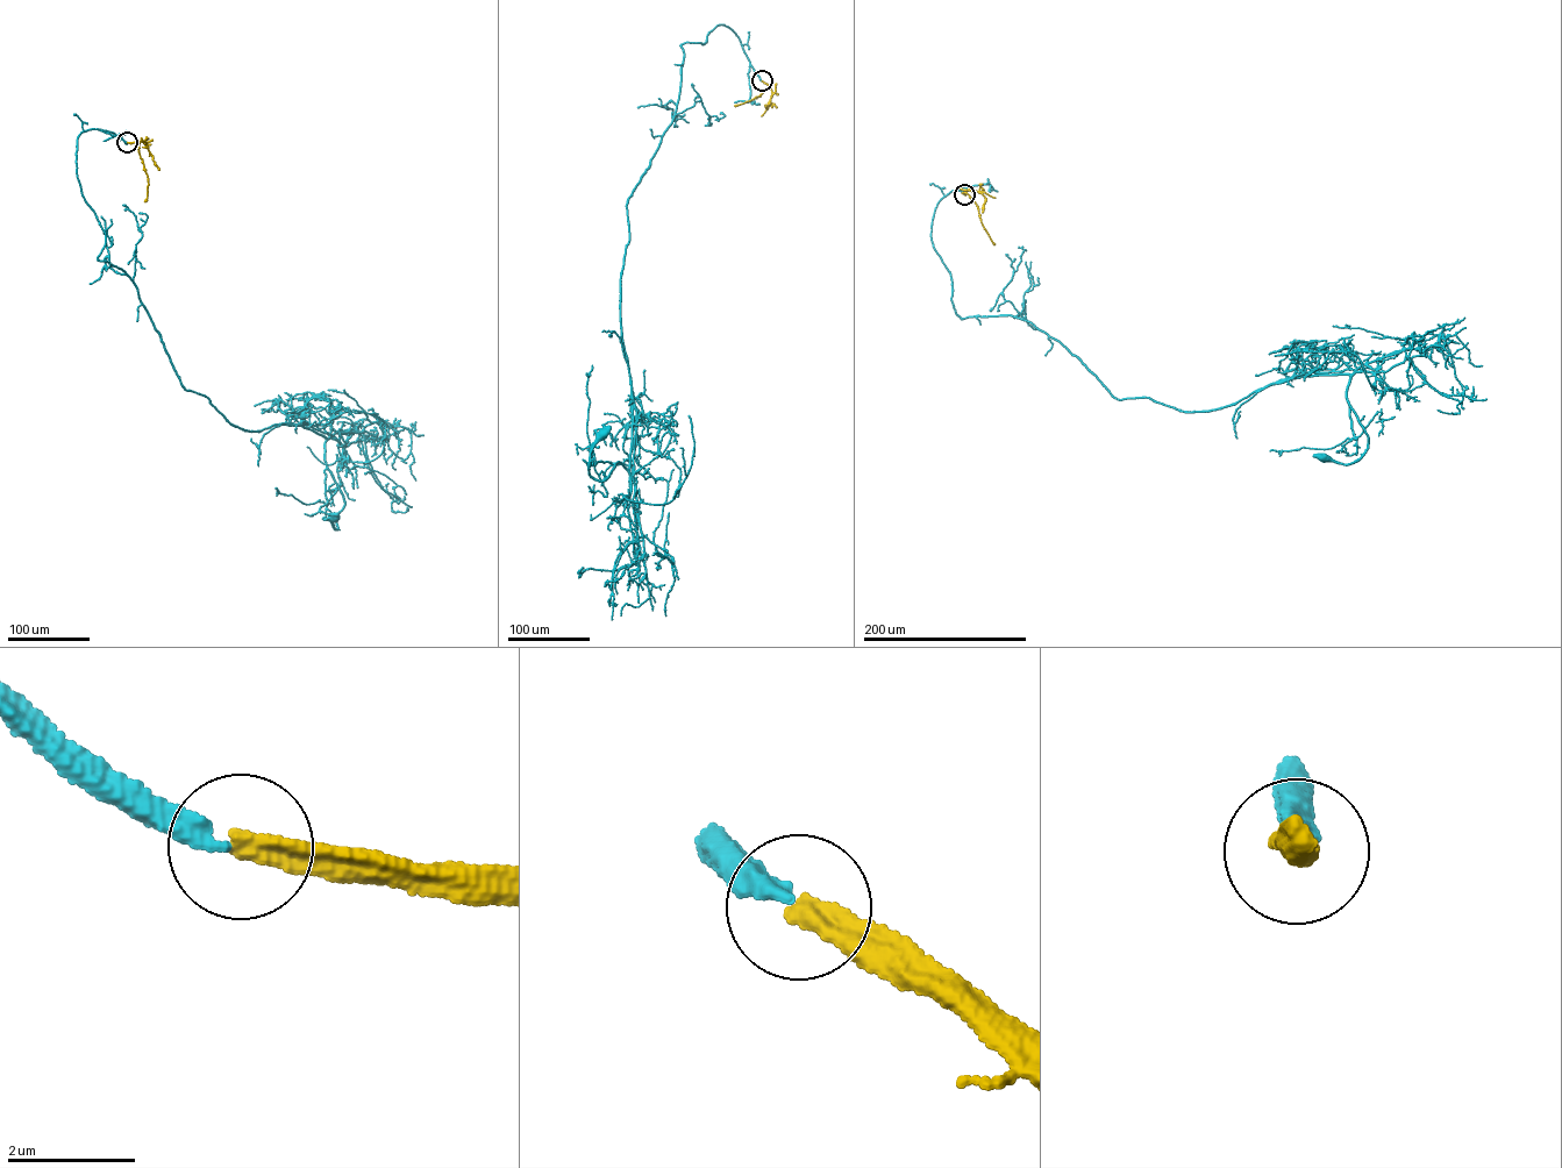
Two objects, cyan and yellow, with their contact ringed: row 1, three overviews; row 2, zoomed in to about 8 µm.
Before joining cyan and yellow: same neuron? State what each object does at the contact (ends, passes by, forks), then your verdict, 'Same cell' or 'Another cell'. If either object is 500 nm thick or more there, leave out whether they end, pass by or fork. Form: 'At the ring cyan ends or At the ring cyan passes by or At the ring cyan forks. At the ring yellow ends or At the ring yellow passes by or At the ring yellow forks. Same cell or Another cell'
At the ring cyan ends. At the ring yellow ends. Same cell

